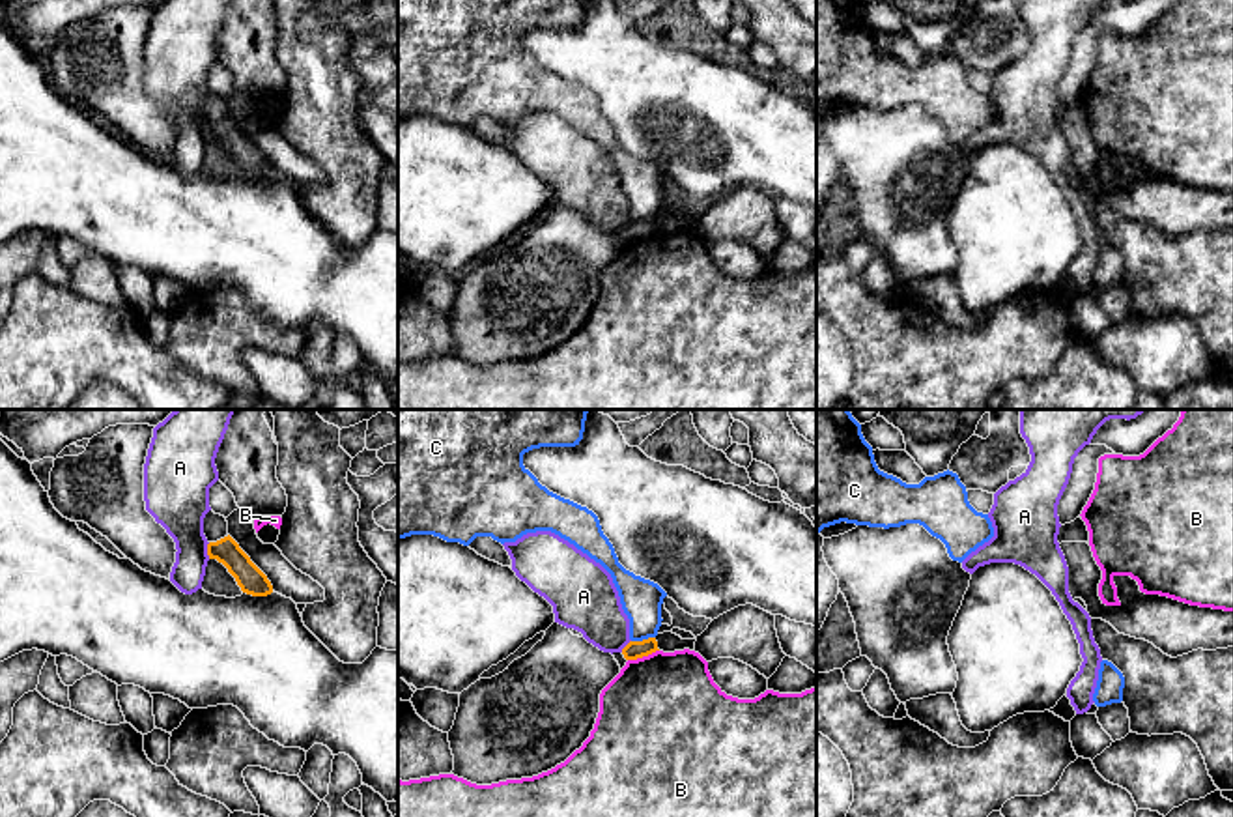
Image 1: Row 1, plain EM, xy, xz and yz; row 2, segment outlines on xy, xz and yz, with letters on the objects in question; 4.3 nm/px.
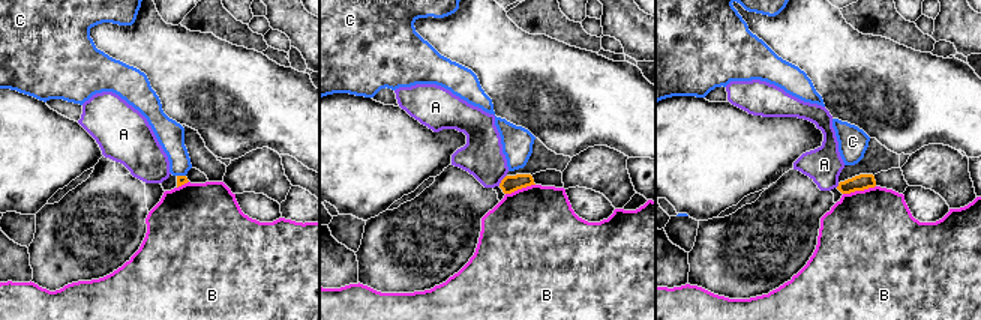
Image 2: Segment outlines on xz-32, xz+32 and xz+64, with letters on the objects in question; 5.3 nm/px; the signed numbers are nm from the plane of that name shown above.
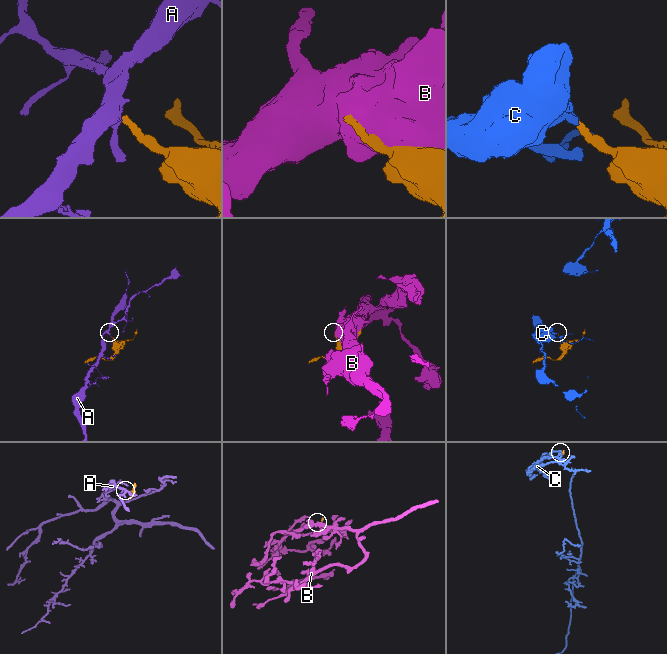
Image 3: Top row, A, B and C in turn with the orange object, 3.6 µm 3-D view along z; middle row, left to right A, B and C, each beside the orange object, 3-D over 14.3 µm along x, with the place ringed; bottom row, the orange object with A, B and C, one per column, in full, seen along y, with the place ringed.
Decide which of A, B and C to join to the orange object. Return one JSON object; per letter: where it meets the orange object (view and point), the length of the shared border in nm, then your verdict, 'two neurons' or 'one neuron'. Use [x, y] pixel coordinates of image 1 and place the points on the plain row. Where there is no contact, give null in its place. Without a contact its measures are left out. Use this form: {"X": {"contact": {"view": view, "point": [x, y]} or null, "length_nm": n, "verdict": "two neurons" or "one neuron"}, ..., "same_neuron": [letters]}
{"A": {"contact": {"view": "xy", "point": [208, 131]}, "length_nm": 70, "verdict": "two neurons"}, "B": {"contact": {"view": "xz", "point": [643, 236]}, "length_nm": 140, "verdict": "two neurons"}, "C": {"contact": {"view": "xz", "point": [643, 221]}, "length_nm": 110, "verdict": "two neurons"}, "same_neuron": []}

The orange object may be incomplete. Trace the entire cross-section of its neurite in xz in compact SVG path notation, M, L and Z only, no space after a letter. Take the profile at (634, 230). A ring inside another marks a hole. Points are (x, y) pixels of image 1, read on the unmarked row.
M648 219L648 221L643 221L643 222L630 222L622 230L622 236L624 236L626 241L637 241L637 239L648 237L656 232L659 232L656 219Z

